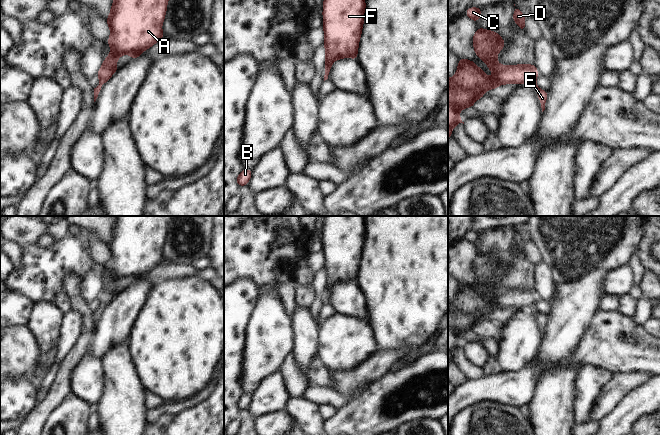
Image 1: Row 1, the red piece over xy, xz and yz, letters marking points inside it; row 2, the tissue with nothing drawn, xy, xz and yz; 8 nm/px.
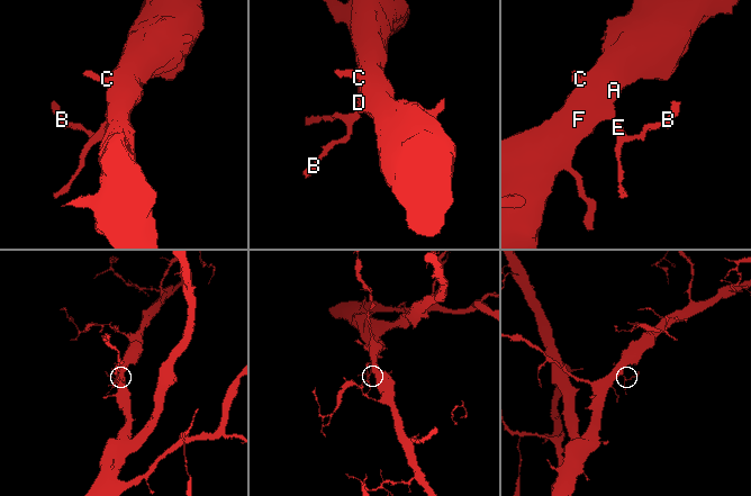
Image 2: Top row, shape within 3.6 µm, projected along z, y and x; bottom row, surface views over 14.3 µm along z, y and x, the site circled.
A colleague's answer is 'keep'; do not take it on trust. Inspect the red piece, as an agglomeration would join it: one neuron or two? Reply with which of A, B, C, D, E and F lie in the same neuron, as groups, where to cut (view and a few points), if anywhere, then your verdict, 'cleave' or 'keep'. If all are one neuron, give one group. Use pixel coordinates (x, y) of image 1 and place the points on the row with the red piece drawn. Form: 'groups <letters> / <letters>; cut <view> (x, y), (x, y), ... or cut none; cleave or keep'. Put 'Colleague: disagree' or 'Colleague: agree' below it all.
groups A B C D E F; cut none; keep
Colleague: agree

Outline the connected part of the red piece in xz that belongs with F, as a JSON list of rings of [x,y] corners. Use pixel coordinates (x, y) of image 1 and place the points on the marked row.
[[[324,0],[324,81],[337,59],[349,57],[357,60],[365,8],[365,0]]]

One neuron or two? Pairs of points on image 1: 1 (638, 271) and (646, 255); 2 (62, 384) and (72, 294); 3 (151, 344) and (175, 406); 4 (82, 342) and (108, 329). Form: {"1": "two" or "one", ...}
{"1": "two", "2": "one", "3": "two", "4": "two"}

